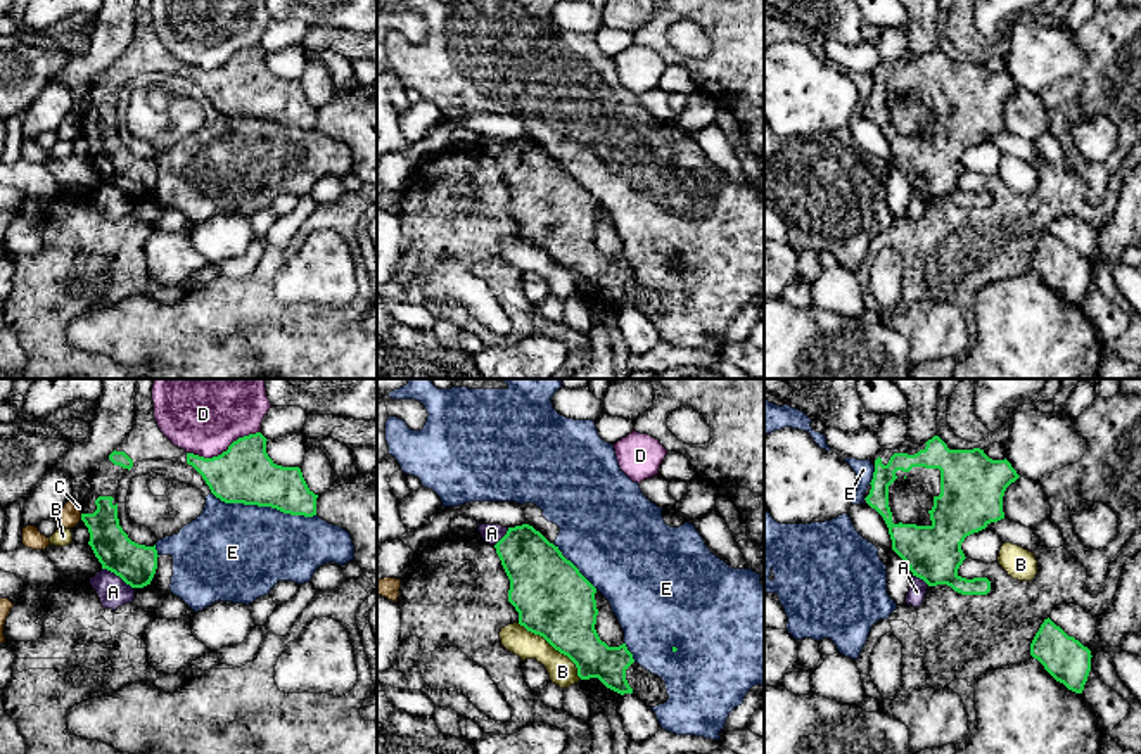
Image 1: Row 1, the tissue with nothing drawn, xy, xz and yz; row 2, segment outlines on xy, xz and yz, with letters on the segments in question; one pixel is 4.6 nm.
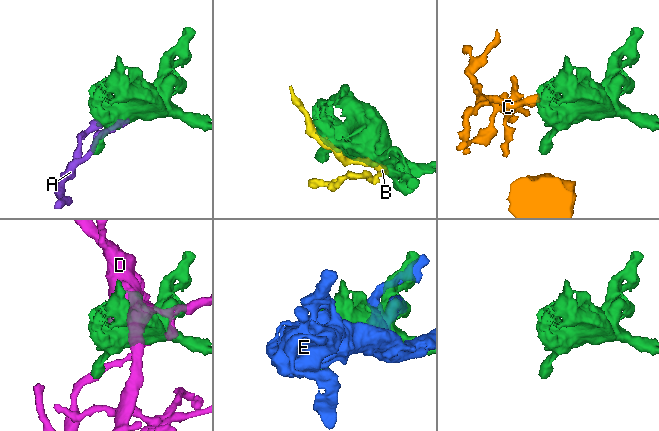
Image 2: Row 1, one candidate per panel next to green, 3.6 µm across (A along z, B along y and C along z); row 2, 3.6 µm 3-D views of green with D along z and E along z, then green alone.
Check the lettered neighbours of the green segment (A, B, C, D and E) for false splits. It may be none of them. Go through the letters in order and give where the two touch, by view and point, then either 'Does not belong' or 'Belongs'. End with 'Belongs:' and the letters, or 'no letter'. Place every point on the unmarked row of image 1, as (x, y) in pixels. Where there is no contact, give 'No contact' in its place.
A: Touches green at xy (118, 187). Does not belong
B: Touches green at xz (554, 260). Does not belong
C: Touches green at xy (82, 130). Does not belong
D: Touches green at xy (223, 64). Does not belong
E: Touches green at xy (263, 118). Does not belong
Belongs: no letter

